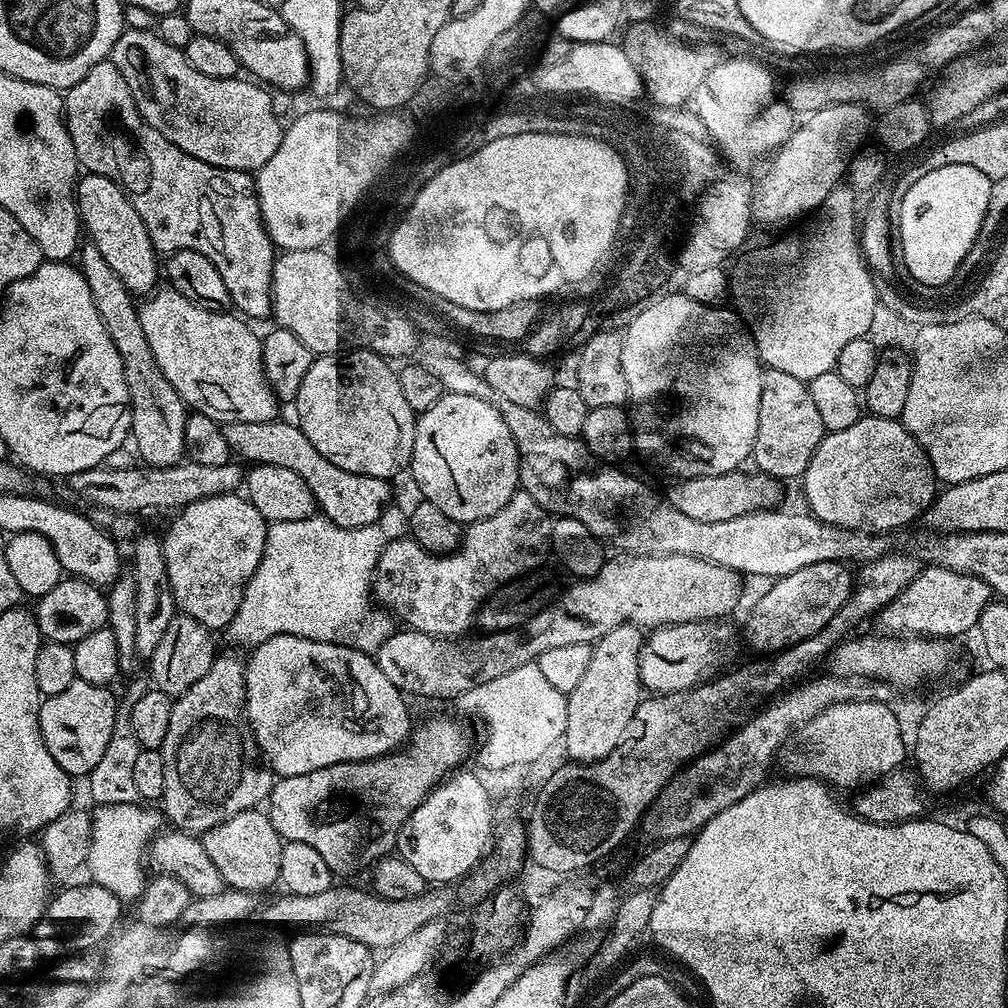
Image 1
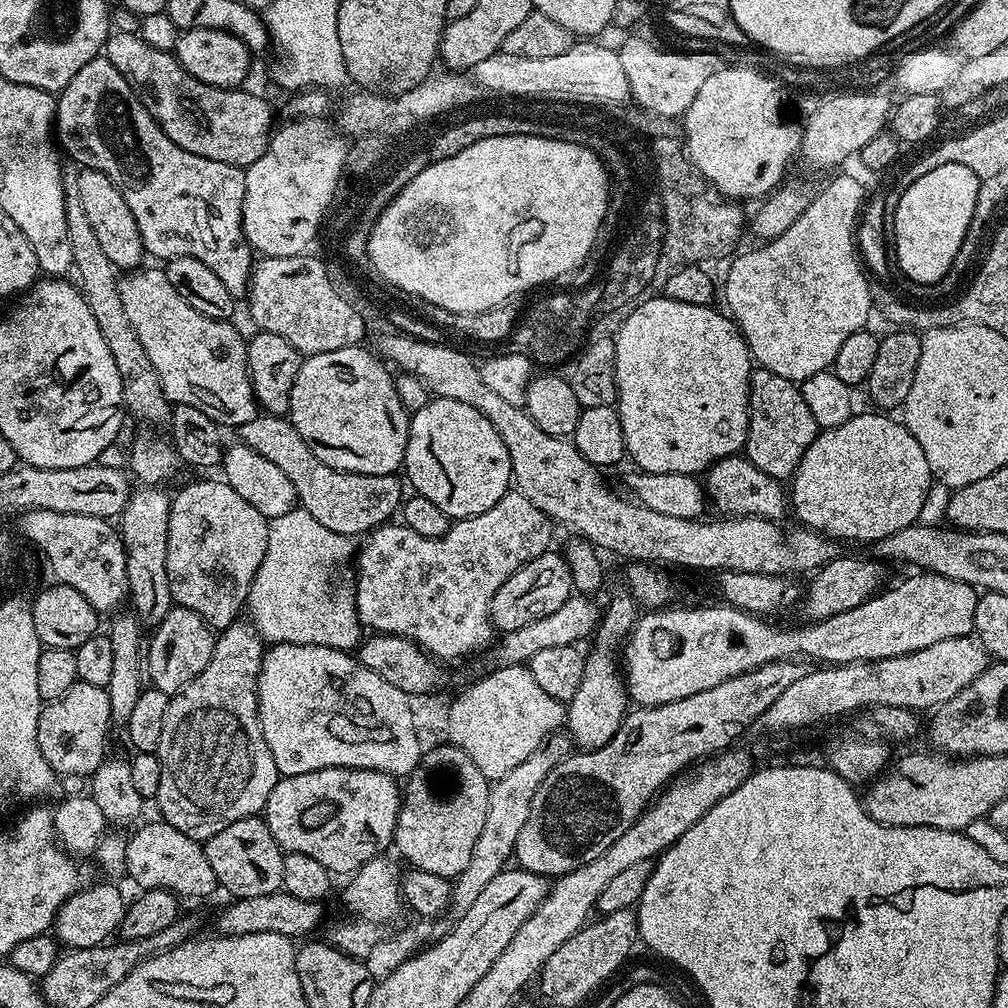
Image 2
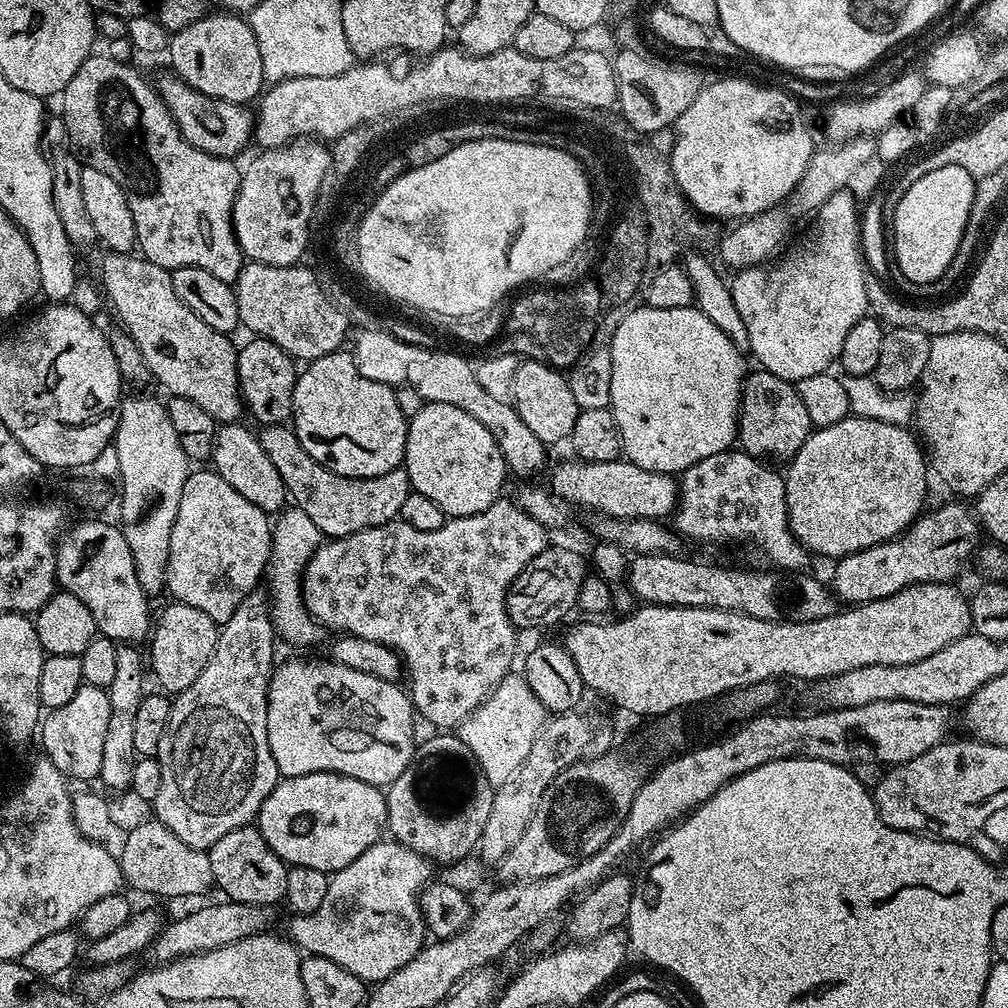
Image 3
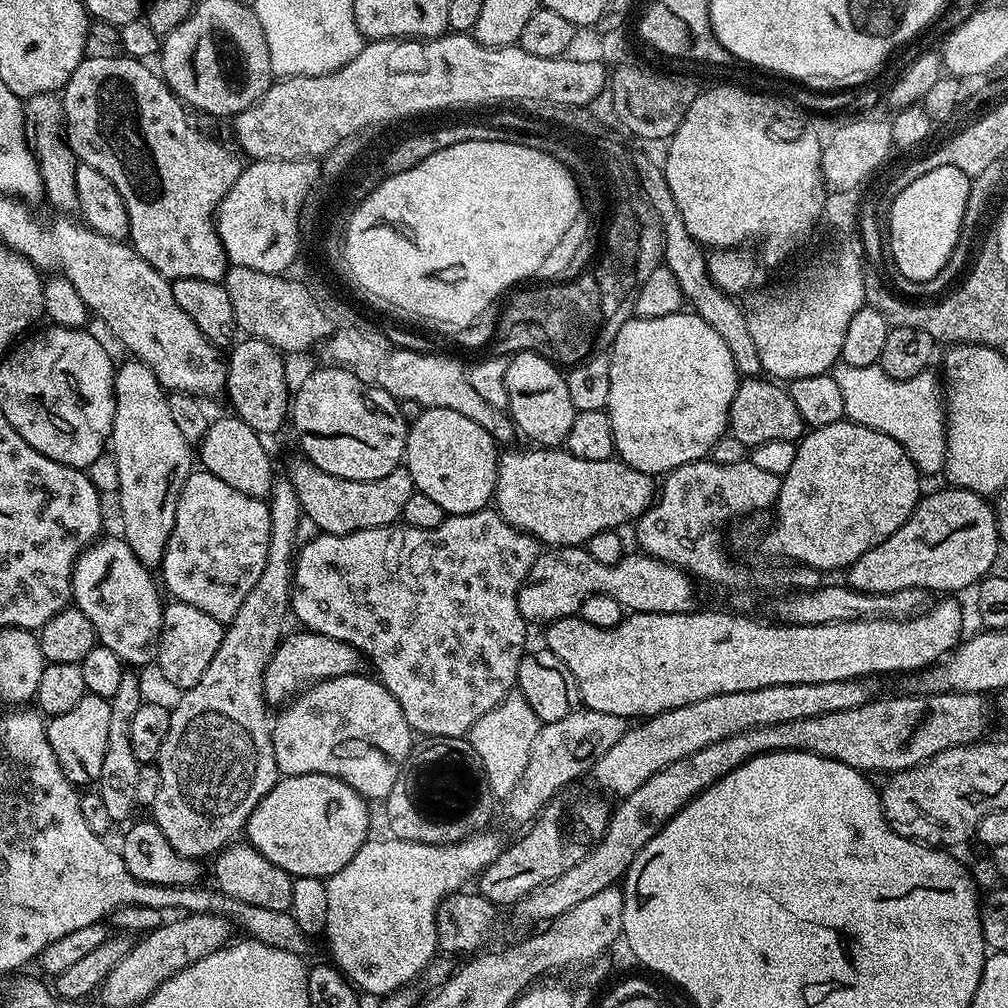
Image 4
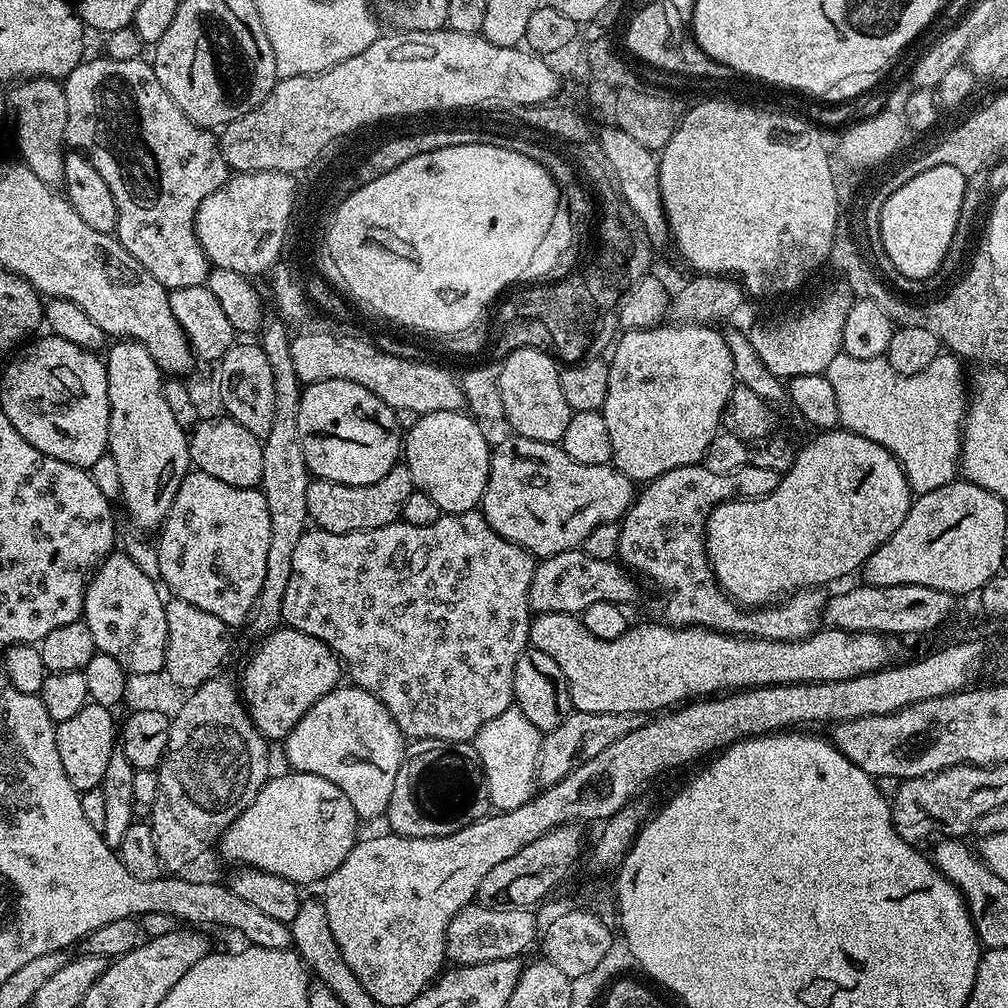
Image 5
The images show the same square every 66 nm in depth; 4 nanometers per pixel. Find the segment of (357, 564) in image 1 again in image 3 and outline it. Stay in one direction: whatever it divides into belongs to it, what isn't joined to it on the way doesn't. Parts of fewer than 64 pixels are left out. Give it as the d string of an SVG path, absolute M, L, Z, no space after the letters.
M288 506L275 517L272 524L272 549L268 555L266 569L266 595L270 601L272 625L275 626L277 637L283 643L285 640L288 644L316 644L326 635L324 625L316 621L304 608L302 591L304 568L321 543L318 526L314 526L314 522L306 518L306 510Z

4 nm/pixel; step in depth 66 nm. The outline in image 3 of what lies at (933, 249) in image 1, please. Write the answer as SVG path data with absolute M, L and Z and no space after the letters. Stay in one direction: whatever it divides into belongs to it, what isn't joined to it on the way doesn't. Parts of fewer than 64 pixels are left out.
M951 164L930 174L922 174L910 190L902 194L894 214L890 240L896 243L894 264L910 284L932 284L950 266L956 256L968 215L974 202L977 181L962 166Z

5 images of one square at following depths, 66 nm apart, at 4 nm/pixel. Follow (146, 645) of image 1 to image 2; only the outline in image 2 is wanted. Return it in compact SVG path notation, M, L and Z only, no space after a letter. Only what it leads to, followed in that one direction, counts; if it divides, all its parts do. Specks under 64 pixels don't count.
M140 488L137 492L135 489L129 495L128 505L118 520L118 531L120 539L124 541L126 554L130 608L148 630L156 629L174 606L170 578L166 574L166 538L171 505L169 493L164 493L160 488Z

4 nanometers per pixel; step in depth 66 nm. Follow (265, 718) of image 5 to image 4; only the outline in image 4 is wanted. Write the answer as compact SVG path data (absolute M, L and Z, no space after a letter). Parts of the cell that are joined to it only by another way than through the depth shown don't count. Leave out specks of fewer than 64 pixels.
M296 630L293 636L292 633L285 635L266 666L264 699L269 705L280 706L289 698L295 697L305 686L339 676L355 676L363 673L364 667L366 668L366 661L354 646L338 638L326 638L326 634Z

